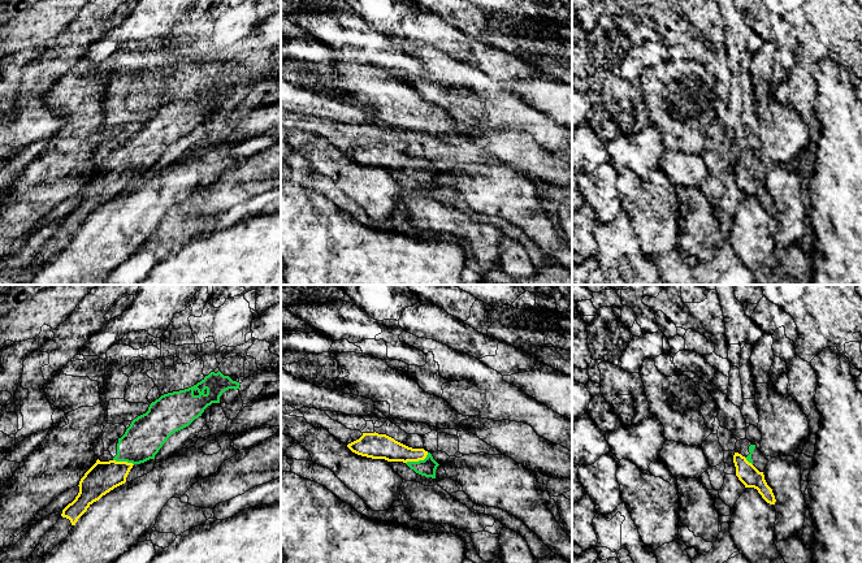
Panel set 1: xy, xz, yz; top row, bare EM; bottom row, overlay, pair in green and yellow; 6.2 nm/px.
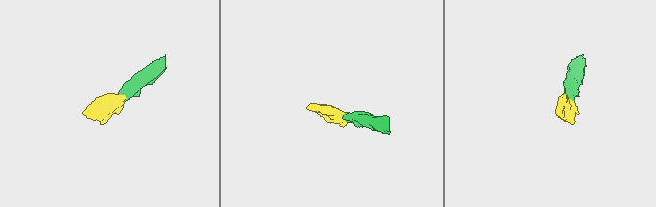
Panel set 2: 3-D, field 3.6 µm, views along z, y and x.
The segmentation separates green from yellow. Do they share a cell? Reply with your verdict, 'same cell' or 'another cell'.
same cell

